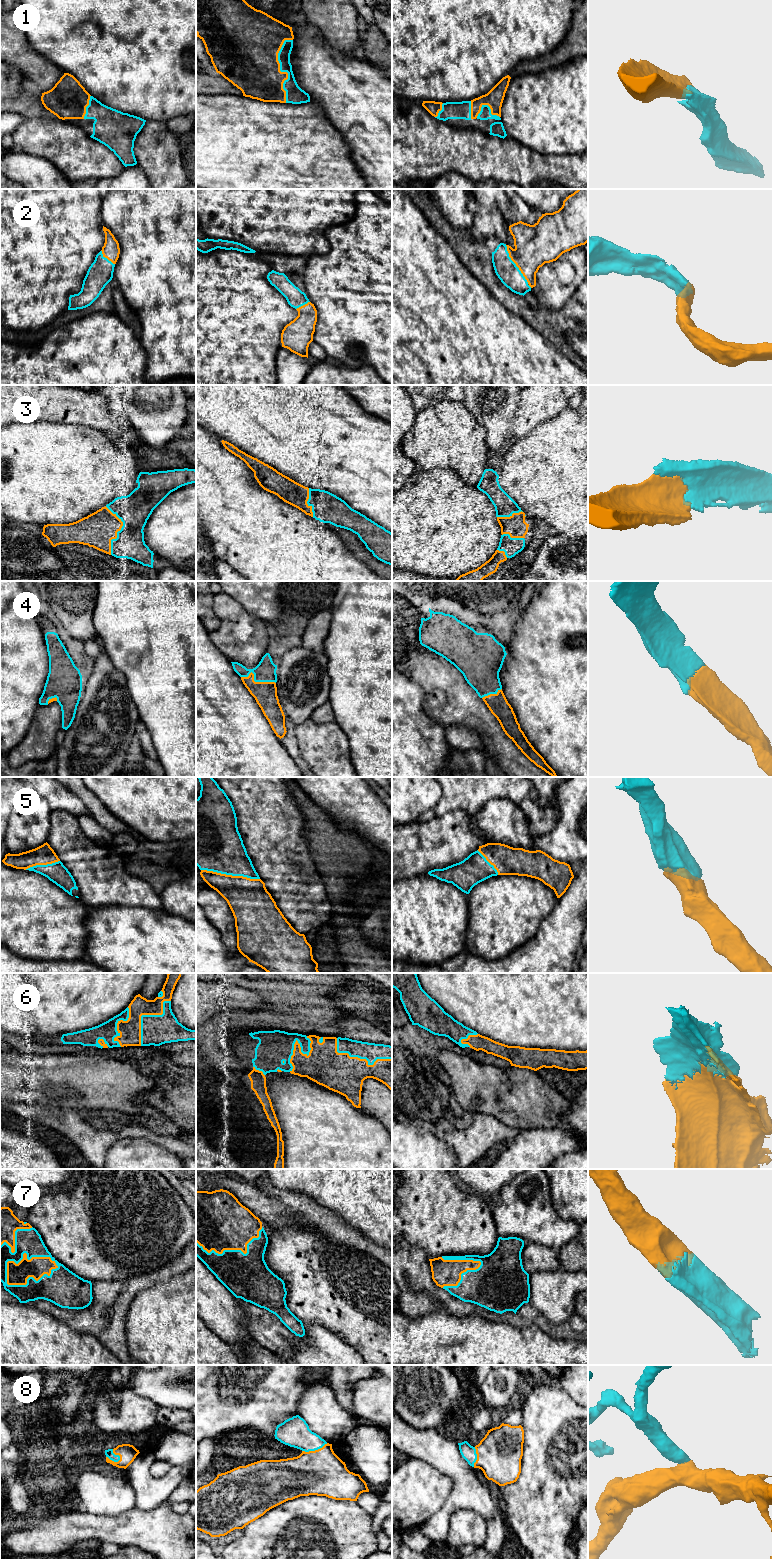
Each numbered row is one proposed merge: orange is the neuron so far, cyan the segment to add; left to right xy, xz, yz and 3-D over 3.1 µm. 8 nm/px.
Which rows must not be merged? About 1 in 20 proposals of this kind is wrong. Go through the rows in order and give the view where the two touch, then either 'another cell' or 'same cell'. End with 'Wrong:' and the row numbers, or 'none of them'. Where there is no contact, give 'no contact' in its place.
1: contact in xz; same cell
2: contact in yz; same cell
3: contact in xy; same cell
4: contact in xz; same cell
5: contact in xz; same cell
6: contact in xz; same cell
7: contact in xy; same cell
8: contact in xy; same cell
Wrong: none of them

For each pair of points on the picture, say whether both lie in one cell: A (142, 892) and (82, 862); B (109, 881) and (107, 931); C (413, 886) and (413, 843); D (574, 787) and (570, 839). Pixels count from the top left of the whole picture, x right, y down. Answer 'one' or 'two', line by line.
A: one
B: two
C: two
D: one

